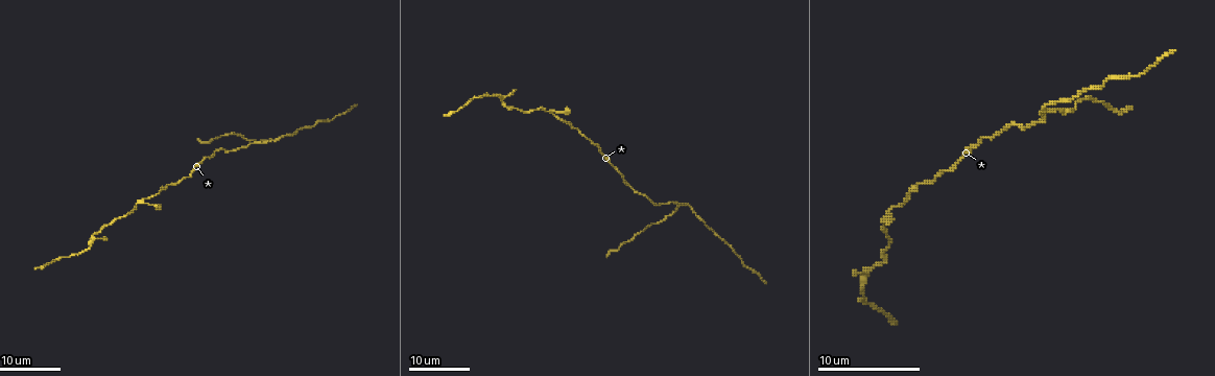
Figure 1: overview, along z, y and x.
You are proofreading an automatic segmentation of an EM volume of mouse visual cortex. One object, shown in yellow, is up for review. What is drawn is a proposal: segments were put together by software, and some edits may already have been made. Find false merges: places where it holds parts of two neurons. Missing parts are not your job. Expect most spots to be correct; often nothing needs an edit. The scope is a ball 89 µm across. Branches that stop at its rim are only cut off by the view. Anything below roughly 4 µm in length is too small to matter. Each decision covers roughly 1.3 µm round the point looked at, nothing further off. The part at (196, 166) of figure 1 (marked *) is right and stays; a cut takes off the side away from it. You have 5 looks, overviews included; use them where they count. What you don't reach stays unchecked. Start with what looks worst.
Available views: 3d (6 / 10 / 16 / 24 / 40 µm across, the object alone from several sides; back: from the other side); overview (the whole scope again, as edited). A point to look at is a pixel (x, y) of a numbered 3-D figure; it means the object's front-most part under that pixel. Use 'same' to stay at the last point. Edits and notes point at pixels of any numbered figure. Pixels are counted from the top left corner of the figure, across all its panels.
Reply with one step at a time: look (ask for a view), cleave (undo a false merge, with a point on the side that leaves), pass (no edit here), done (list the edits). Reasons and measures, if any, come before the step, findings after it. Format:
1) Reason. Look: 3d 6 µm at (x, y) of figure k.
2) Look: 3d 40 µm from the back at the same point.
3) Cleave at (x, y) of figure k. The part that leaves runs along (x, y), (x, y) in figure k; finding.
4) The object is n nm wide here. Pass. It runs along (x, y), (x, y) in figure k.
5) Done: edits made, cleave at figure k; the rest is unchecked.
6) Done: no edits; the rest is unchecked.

Three-way junction. Look: 3d 24 µm at (677, 205) of figure 1.

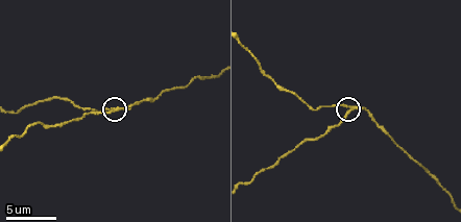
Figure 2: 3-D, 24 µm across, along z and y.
Look: 3d 10 µm at (351, 113) of figure 2.

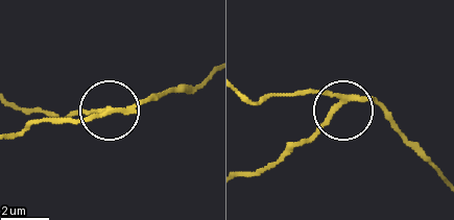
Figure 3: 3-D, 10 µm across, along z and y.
3 arms meet here. Cleave at (328, 121) of figure 3. The part that leaves runs along (355, 102), (267, 164), (243, 173) in figure 3; two neurons meet here.

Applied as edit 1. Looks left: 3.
Look: overview.

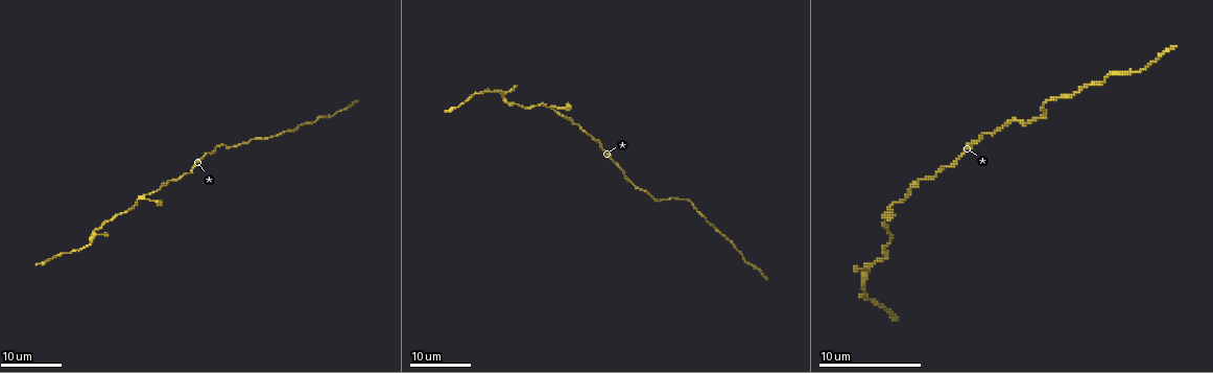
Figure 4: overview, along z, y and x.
Calibre changes. Look: 3d 16 µm at (862, 287) of figure 4.

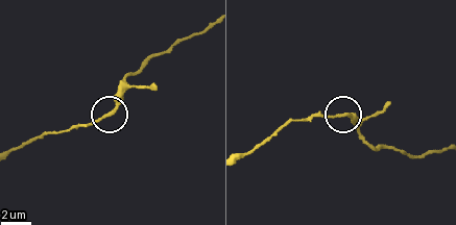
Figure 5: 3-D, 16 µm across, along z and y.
Look: 3d 10 µm at (345, 114) of figure 5.

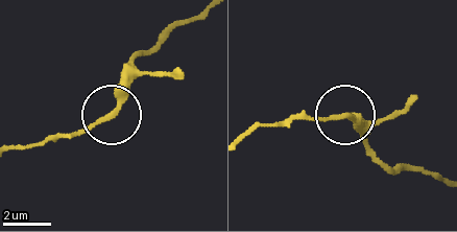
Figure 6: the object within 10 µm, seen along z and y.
Pass. It runs along (436, 179), (383, 162), (346, 116), (277, 120) in figure 6; one neuron here.

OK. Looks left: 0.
Done: edits made, cleave at figure 3; the rest is unchecked.

